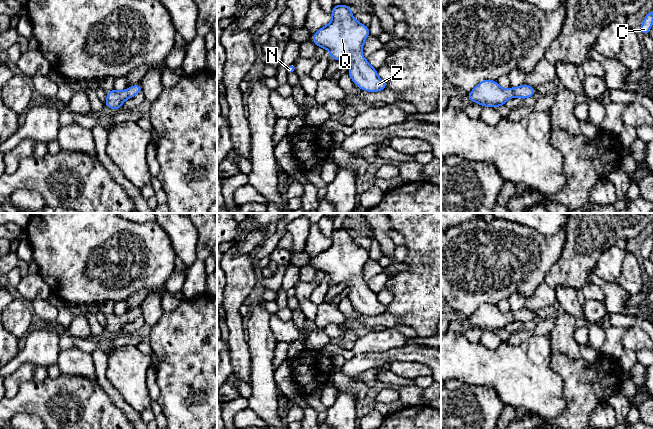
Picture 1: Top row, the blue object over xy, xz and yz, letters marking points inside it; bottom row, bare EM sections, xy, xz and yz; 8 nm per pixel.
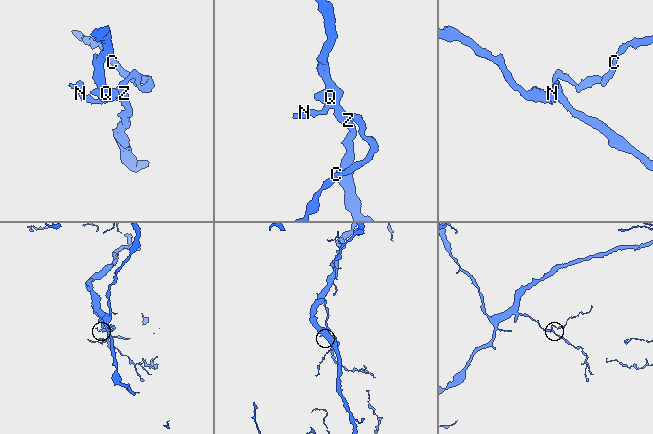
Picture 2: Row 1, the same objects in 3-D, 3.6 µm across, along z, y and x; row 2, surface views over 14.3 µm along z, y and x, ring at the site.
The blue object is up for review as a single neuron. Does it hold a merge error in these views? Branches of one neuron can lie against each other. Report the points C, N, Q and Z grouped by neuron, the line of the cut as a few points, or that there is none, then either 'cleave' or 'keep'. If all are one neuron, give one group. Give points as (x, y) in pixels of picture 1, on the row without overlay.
groups C N Q Z; cut none; keep

